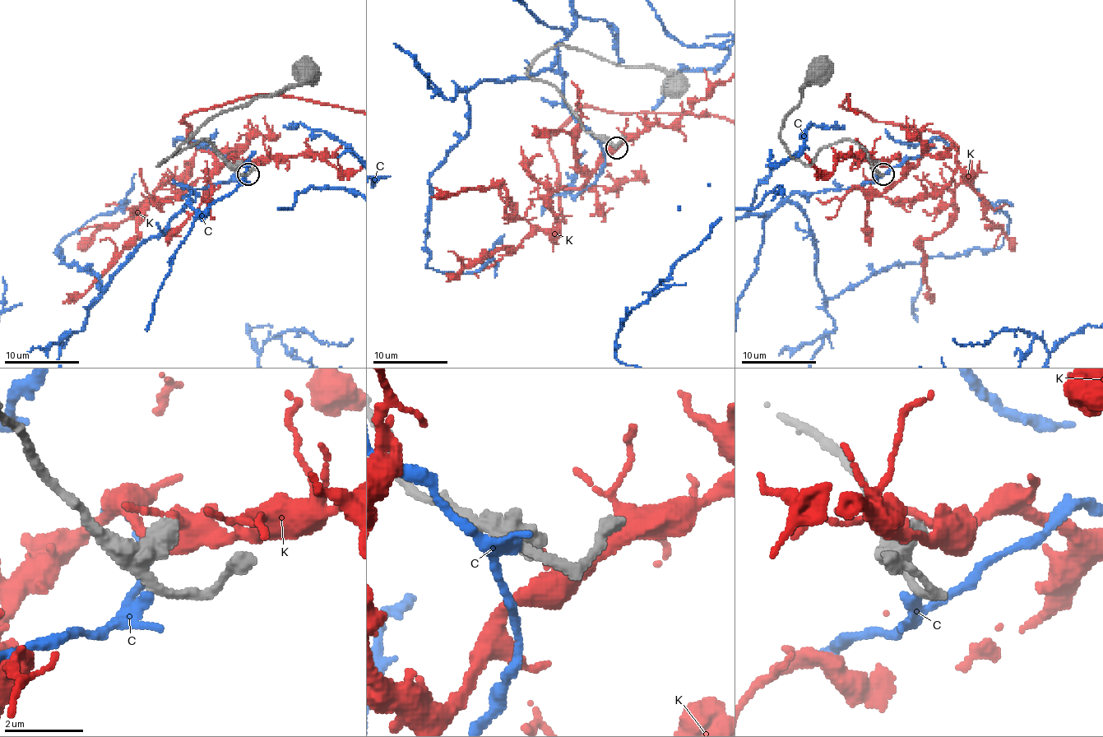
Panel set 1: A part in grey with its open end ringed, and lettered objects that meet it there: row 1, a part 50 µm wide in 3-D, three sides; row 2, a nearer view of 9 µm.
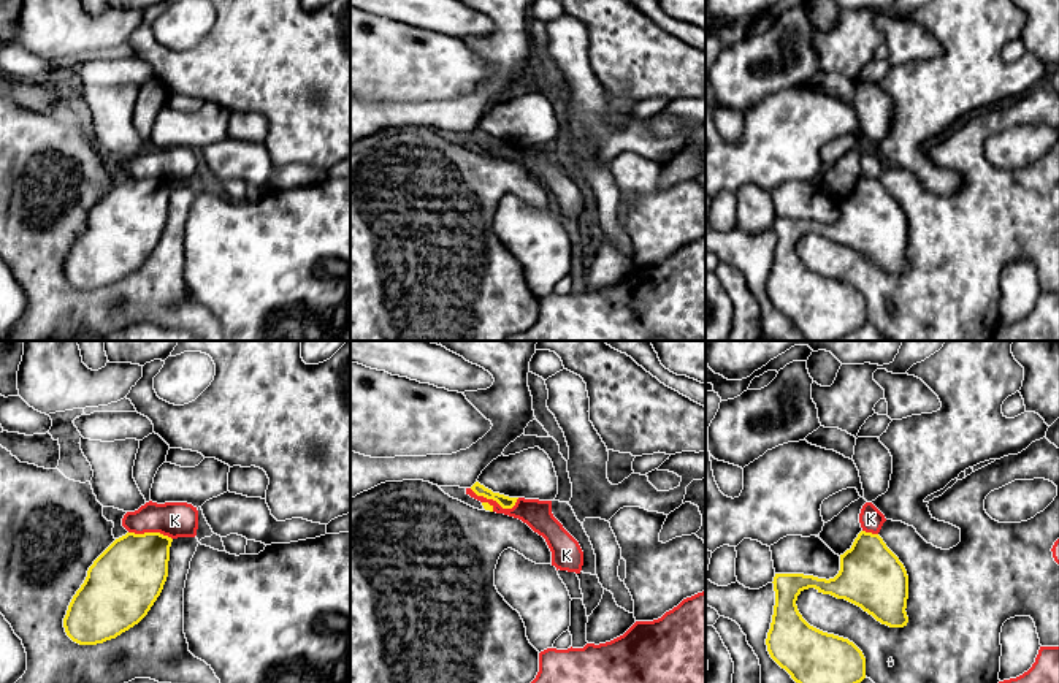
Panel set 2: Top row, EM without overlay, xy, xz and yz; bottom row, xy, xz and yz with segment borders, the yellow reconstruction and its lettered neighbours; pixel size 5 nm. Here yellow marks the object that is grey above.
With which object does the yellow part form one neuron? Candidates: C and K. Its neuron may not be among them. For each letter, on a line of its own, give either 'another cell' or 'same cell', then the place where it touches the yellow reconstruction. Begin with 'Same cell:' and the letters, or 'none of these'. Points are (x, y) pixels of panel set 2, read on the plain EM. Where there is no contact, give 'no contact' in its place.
Same cell: none of these
C: another cell | no contact
K: another cell | xz (495, 144)

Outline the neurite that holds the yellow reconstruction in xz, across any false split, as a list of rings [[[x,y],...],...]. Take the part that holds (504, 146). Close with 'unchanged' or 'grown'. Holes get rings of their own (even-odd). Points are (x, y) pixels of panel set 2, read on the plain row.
[[[476,127],[471,135],[477,139],[477,141],[484,141],[487,144],[493,144],[496,146],[503,154],[512,154],[517,147],[518,143],[509,143],[499,138],[493,138],[491,135],[485,133],[484,130],[480,130],[479,127]]]; unchanged

